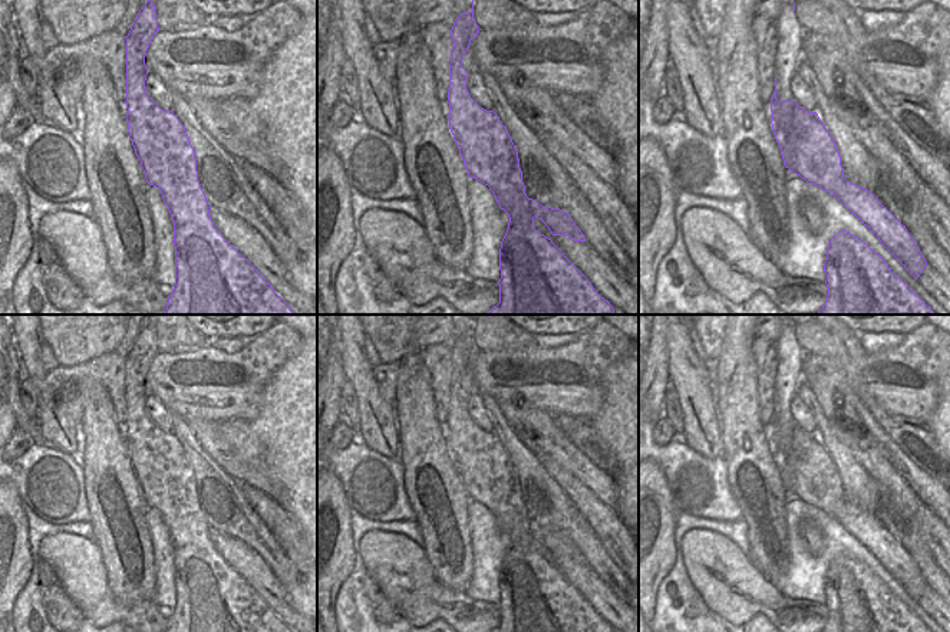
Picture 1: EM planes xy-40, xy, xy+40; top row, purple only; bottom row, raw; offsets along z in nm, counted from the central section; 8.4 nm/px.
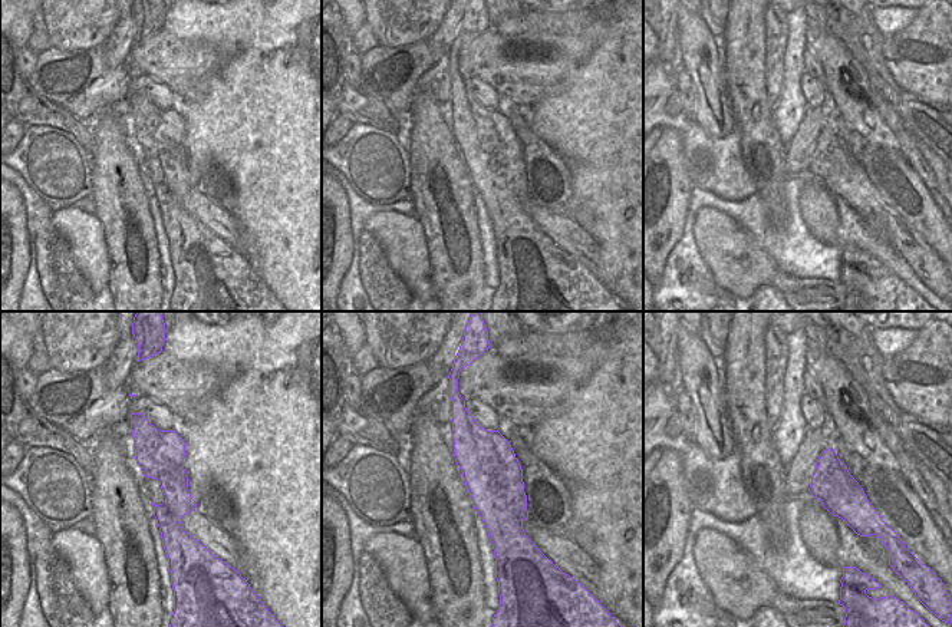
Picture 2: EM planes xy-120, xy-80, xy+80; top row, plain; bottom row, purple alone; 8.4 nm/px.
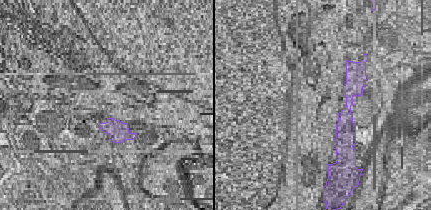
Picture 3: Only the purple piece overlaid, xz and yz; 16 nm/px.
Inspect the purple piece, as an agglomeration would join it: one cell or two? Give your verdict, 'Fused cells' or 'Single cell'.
Fused cells

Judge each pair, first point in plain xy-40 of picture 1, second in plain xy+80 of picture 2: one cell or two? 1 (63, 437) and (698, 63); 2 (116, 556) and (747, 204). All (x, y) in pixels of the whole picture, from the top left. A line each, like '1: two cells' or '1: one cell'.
1: one cell
2: two cells

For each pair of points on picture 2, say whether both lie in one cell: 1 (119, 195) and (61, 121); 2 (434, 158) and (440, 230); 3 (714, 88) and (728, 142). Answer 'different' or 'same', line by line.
1: different
2: same
3: different

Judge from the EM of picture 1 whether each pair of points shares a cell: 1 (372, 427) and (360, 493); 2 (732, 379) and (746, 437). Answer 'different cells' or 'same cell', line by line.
1: different cells
2: same cell

